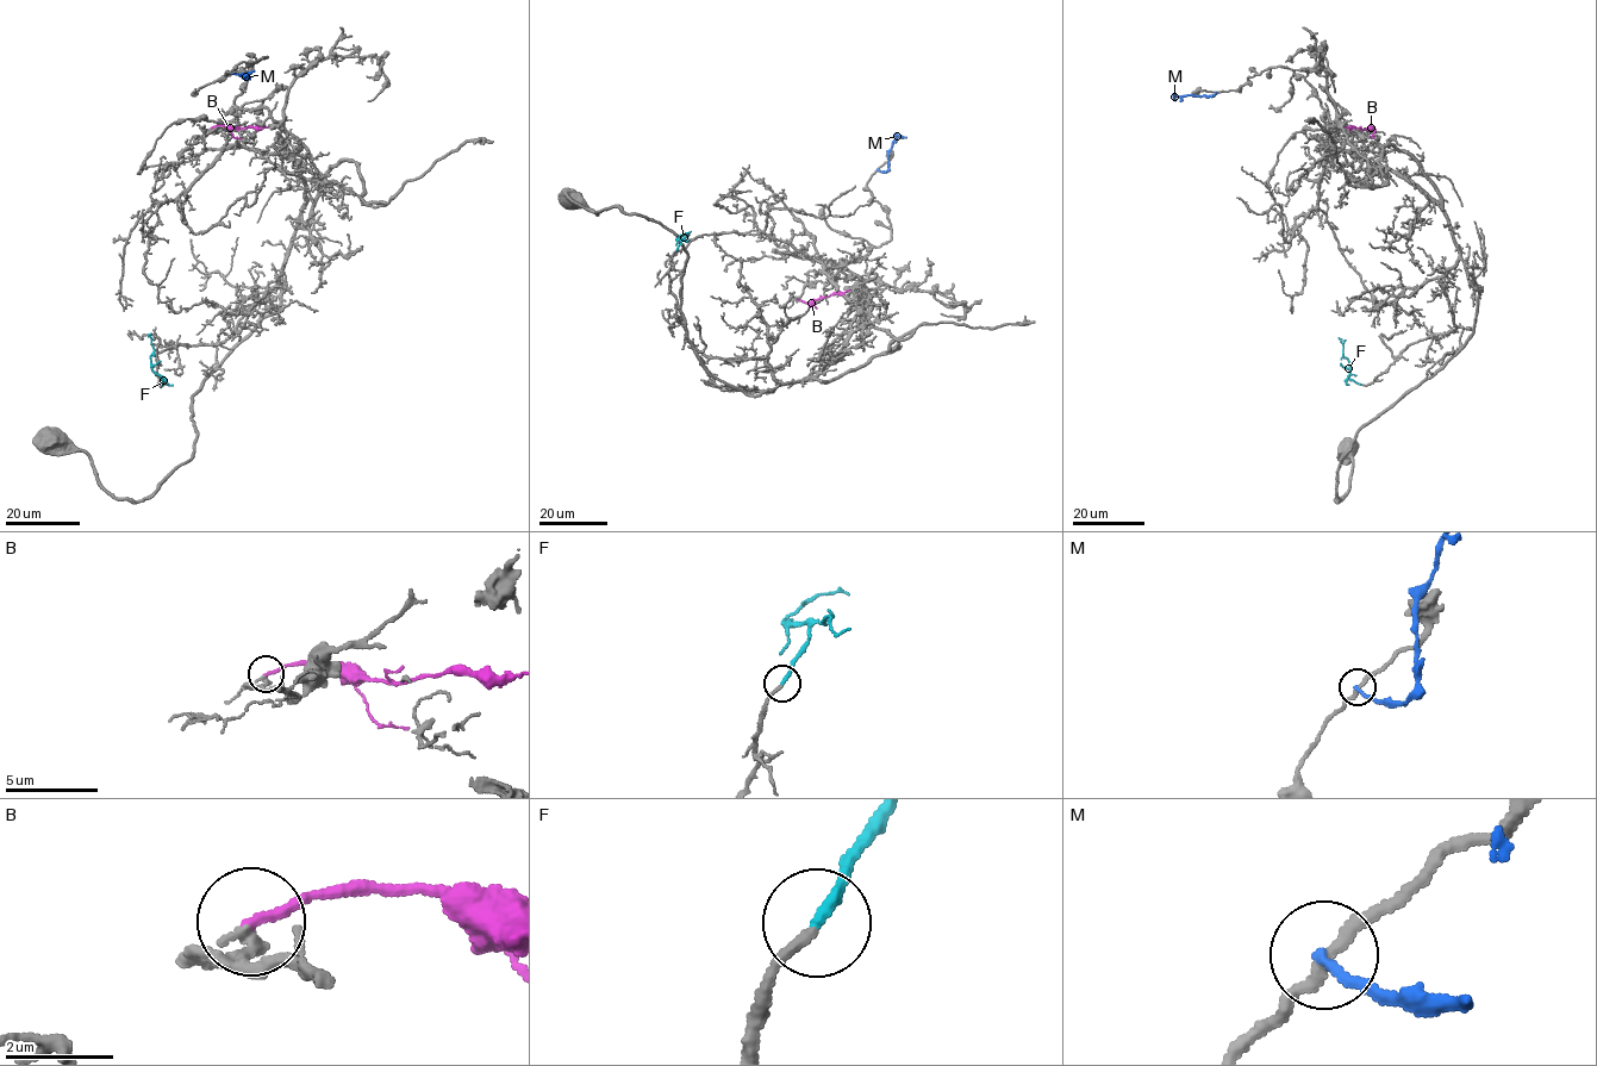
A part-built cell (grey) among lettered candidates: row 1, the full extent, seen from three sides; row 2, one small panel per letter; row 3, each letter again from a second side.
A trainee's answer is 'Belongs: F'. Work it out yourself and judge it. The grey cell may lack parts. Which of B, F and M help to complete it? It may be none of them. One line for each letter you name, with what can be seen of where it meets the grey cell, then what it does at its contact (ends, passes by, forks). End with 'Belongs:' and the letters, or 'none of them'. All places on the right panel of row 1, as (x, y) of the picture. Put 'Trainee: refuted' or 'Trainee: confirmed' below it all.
F: contact (1361, 384); it ends
Belongs: F
Trainee: confirmed

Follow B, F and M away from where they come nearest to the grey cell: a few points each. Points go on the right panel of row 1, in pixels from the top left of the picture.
B: (1372, 129), (1370, 125), (1364, 129), (1345, 126)
F: (1361, 385), (1348, 376), (1349, 362), (1339, 337)
M: (1215, 92), (1177, 97), (1173, 93)

